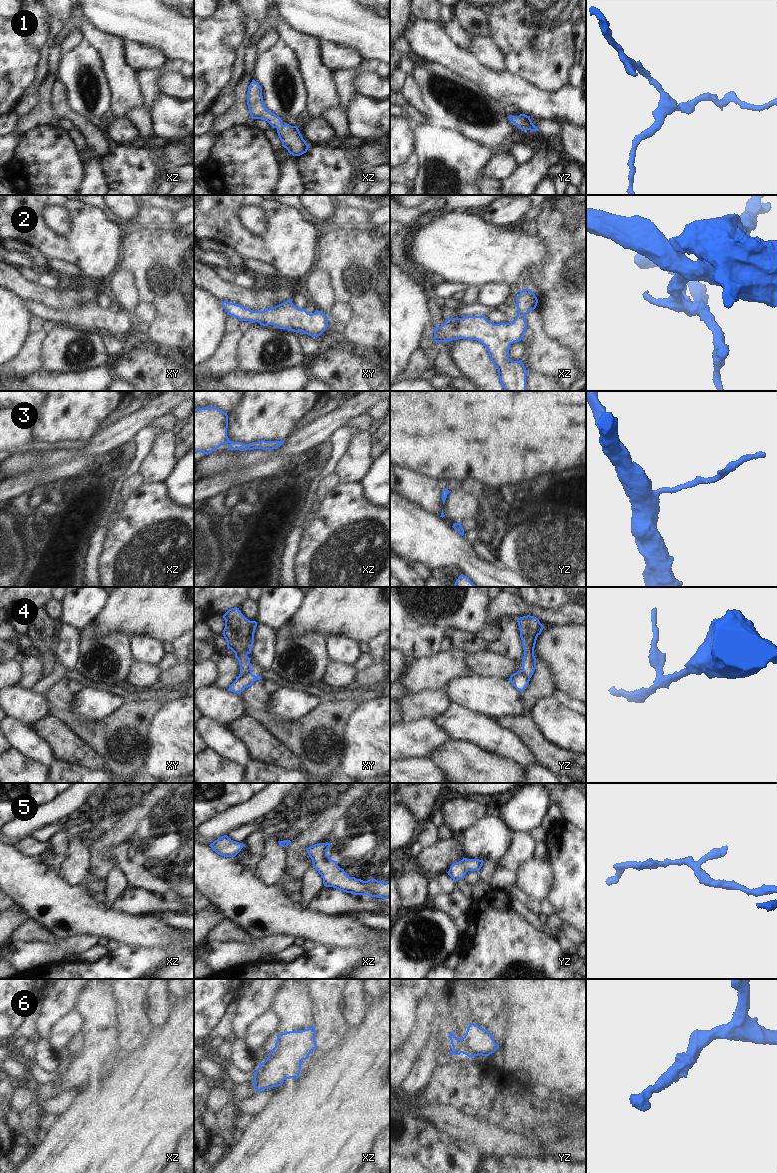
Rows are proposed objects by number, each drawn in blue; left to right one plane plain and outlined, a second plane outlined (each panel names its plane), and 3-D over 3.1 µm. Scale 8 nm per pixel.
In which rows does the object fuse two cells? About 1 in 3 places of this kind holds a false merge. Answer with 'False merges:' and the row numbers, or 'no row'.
False merges: 4

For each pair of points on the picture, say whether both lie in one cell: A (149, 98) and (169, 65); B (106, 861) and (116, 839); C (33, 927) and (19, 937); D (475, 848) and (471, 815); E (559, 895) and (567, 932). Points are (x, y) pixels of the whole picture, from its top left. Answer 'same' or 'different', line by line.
A: same
B: same
C: same
D: different
E: different

